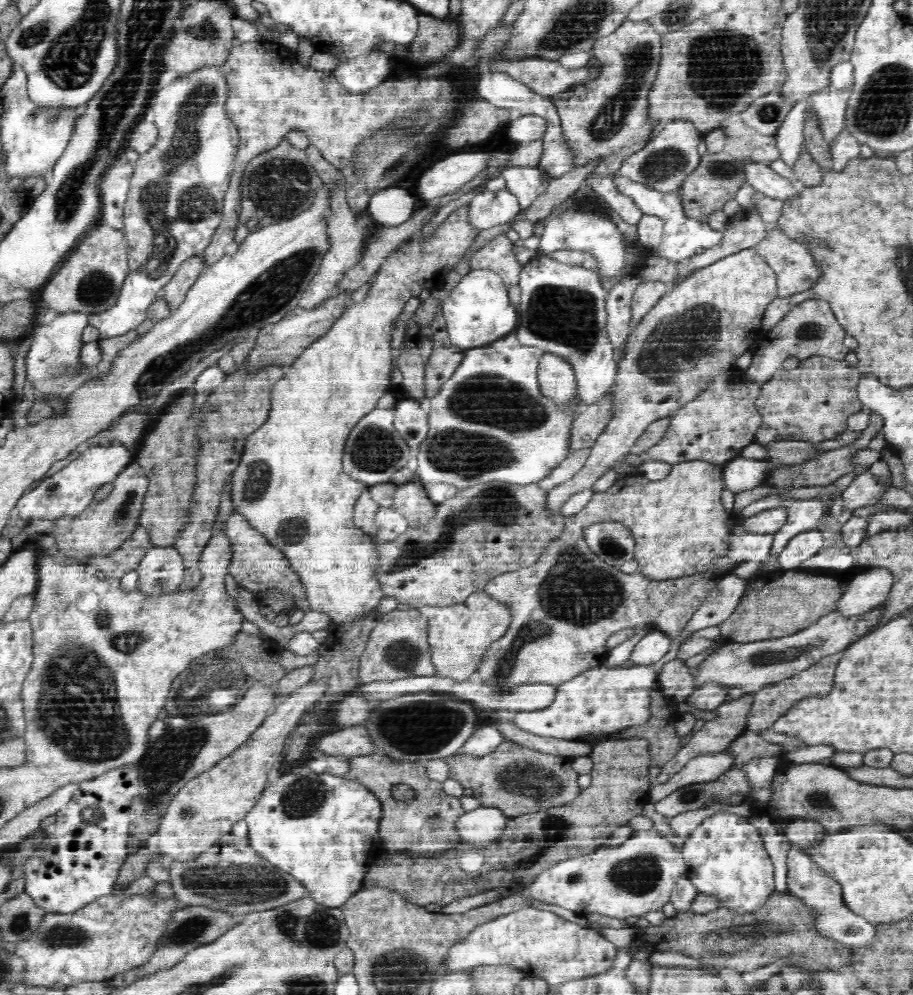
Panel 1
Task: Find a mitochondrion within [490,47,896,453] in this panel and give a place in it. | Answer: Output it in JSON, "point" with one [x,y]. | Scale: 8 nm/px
{"point":[567,315]}

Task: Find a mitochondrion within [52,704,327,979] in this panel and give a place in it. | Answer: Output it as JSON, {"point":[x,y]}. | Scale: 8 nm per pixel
{"point":[225,885]}

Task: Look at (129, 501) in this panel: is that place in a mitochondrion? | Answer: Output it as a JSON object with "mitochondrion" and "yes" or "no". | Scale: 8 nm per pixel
{"mitochondrion":"yes"}

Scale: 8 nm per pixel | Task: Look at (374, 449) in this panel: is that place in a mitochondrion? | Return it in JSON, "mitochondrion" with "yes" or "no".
{"mitochondrion":"yes"}

